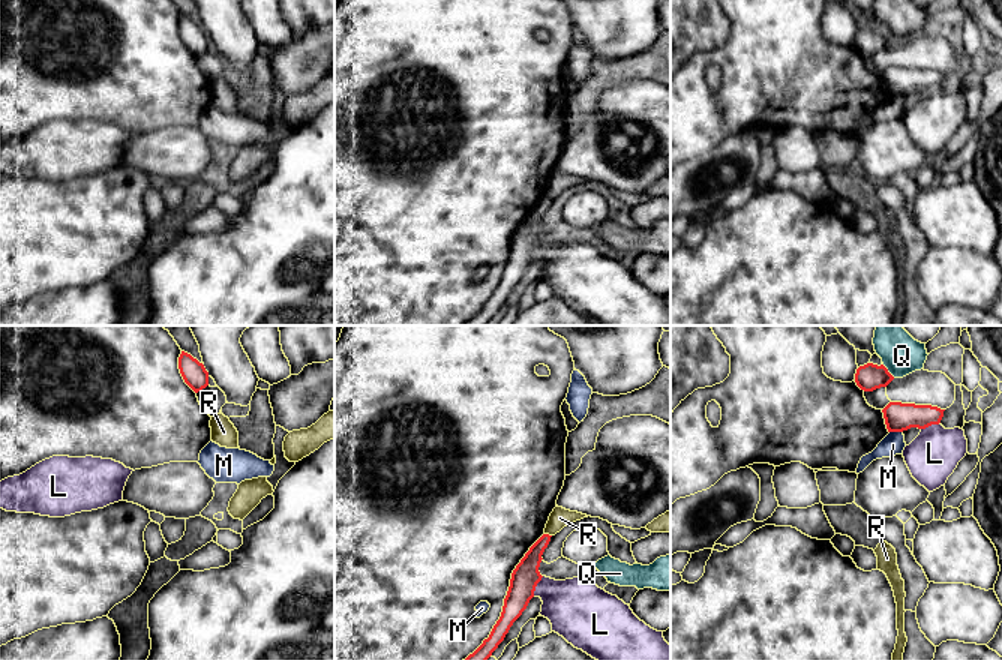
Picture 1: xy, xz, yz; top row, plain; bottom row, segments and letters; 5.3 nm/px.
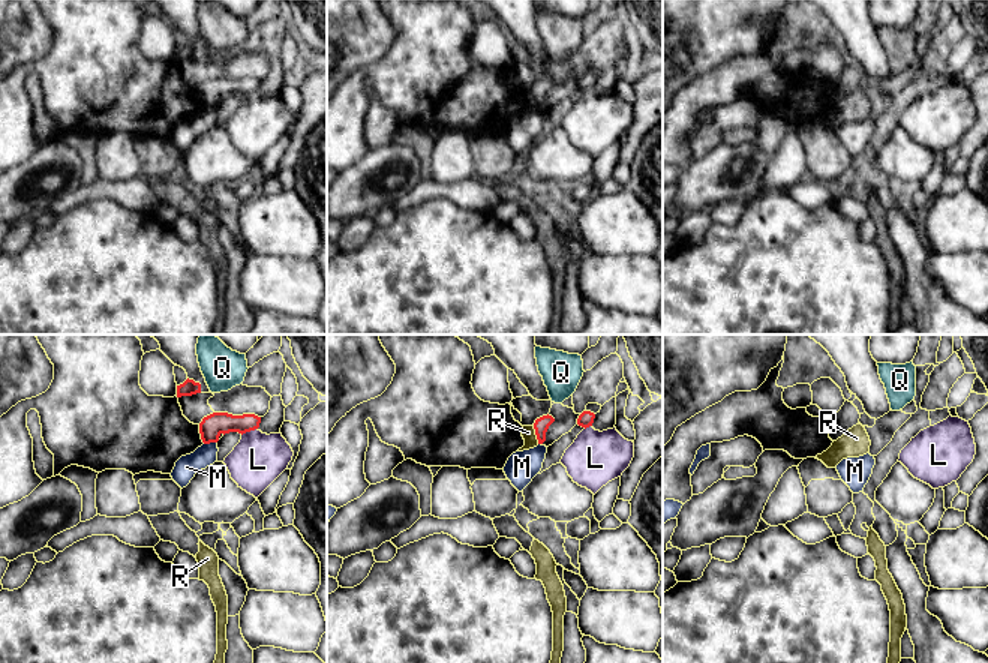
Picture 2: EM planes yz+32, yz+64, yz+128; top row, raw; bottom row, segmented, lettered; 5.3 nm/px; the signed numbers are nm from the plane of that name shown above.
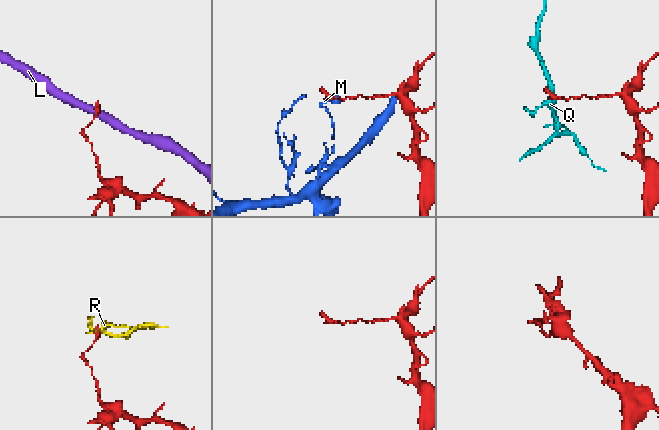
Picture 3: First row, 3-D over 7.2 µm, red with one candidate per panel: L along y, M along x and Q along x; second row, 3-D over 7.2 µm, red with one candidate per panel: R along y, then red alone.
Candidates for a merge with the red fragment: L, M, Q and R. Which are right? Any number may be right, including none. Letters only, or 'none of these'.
none of these

